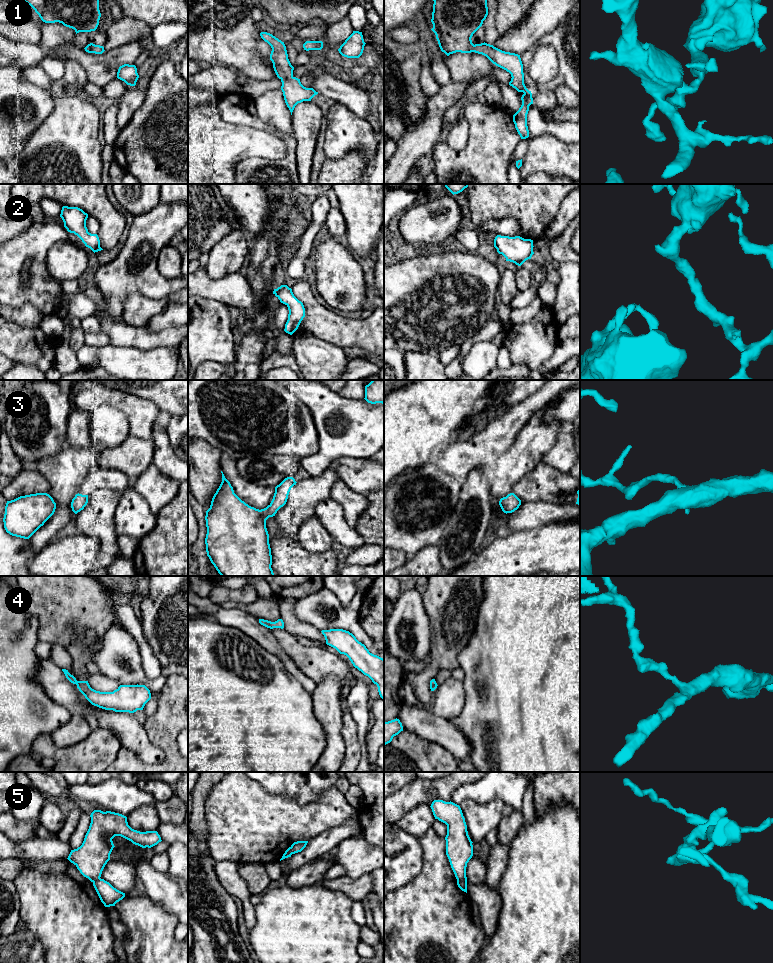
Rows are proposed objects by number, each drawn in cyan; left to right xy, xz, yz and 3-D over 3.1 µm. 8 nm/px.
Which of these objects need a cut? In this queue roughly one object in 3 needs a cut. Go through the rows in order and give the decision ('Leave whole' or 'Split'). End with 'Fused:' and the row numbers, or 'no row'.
1: Leave whole
2: Leave whole
3: Leave whole
4: Leave whole
5: Split
Fused: 5

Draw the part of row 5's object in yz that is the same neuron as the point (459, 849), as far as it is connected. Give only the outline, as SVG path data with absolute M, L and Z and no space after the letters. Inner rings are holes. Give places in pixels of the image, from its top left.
M434 800L431 809L435 819L447 825L446 855L457 881L467 882L466 867L473 856L473 845L459 805L443 800Z

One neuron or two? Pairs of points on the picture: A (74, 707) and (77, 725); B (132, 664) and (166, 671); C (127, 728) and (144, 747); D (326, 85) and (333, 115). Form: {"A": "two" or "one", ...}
{"A": "two", "B": "two", "C": "one", "D": "two"}

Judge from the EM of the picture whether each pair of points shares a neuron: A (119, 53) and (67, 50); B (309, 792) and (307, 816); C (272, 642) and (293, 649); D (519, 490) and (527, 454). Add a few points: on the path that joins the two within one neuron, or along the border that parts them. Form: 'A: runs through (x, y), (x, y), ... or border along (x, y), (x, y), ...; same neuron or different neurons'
A: runs through (106, 59), (85, 59), (80, 55); same neuron
B: border along (327, 789), (315, 801), (305, 804), (286, 797); different neurons
C: border along (271, 629), (278, 644), (293, 659); different neurons
D: border along (540, 462), (513, 486), (511, 492); different neurons

